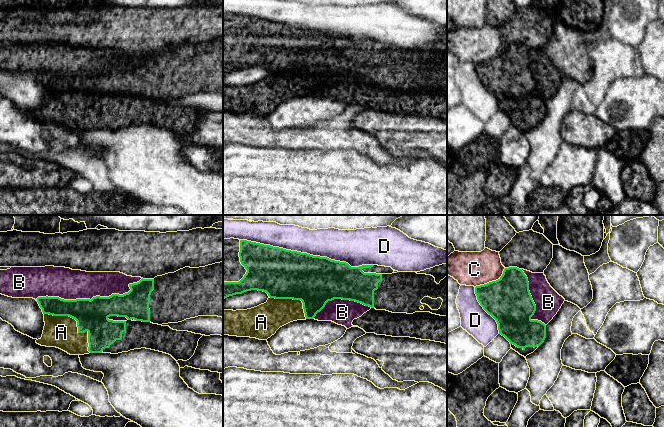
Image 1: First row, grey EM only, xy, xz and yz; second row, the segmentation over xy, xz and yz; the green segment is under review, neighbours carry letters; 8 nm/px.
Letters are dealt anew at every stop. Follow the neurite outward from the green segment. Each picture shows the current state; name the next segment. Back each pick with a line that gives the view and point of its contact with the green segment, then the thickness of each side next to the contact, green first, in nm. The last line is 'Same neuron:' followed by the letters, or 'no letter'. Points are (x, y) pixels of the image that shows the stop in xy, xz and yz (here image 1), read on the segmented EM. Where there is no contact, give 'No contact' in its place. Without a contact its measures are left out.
Same neuron: no letter

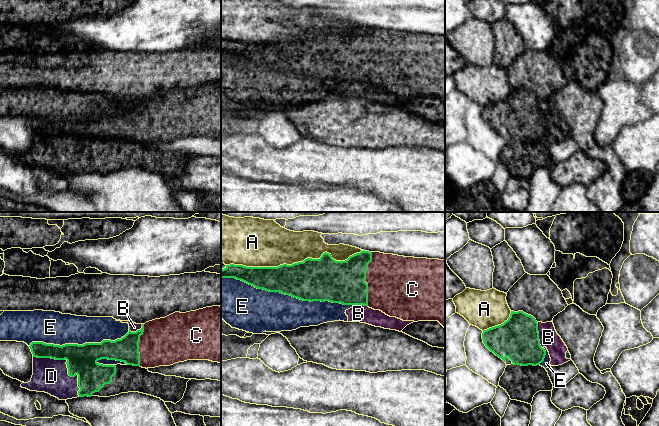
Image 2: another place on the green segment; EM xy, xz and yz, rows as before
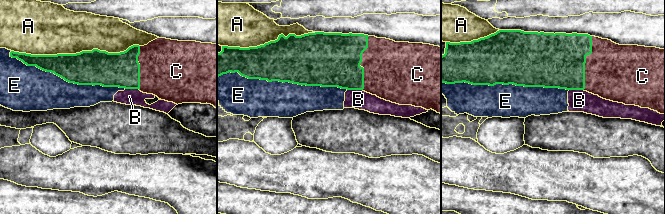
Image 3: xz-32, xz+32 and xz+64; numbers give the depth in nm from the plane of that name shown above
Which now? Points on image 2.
C: Touches green at xz (365, 278). Thickness 340 nm (green) against 440 nm
Same neuron: C

